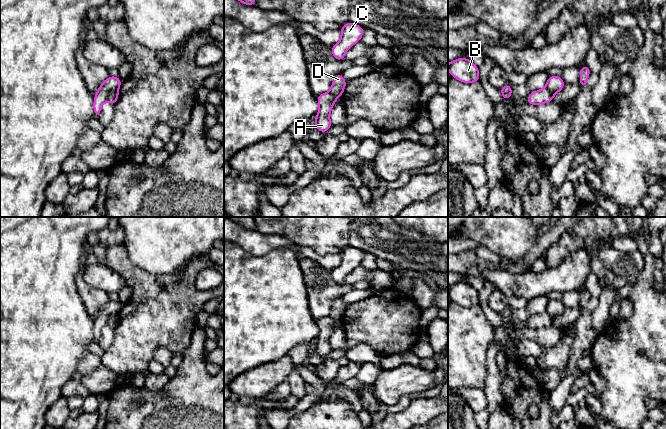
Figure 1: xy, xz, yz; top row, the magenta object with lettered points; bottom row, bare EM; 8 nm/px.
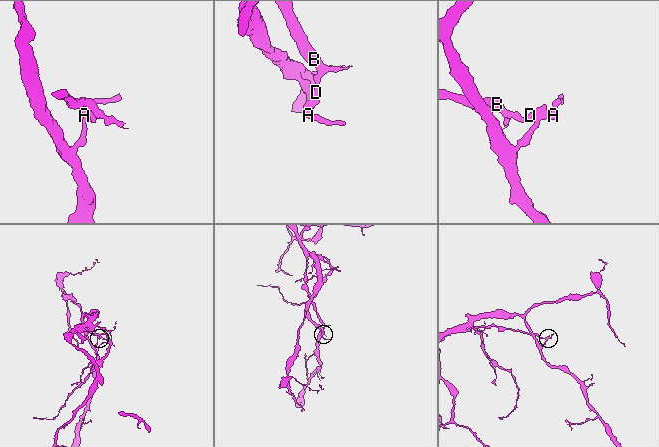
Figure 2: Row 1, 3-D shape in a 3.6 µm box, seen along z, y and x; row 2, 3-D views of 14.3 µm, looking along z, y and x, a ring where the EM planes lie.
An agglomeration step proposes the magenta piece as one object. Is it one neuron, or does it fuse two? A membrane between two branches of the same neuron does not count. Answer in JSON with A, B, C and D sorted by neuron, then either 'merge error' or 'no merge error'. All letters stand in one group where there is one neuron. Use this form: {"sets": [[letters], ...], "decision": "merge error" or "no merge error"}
{"sets": [["A"], ["B", "C", "D"]], "decision": "merge error"}

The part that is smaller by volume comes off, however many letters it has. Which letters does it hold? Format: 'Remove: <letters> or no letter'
Remove: B, C, D

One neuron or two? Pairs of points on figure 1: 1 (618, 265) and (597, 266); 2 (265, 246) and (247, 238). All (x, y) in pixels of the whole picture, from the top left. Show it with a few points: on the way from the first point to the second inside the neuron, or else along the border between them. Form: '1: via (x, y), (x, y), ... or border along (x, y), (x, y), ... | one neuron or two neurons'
1: border along (596, 252), (603, 265), (606, 278) | two neurons
2: via (261, 244), (251, 241) | one neuron

